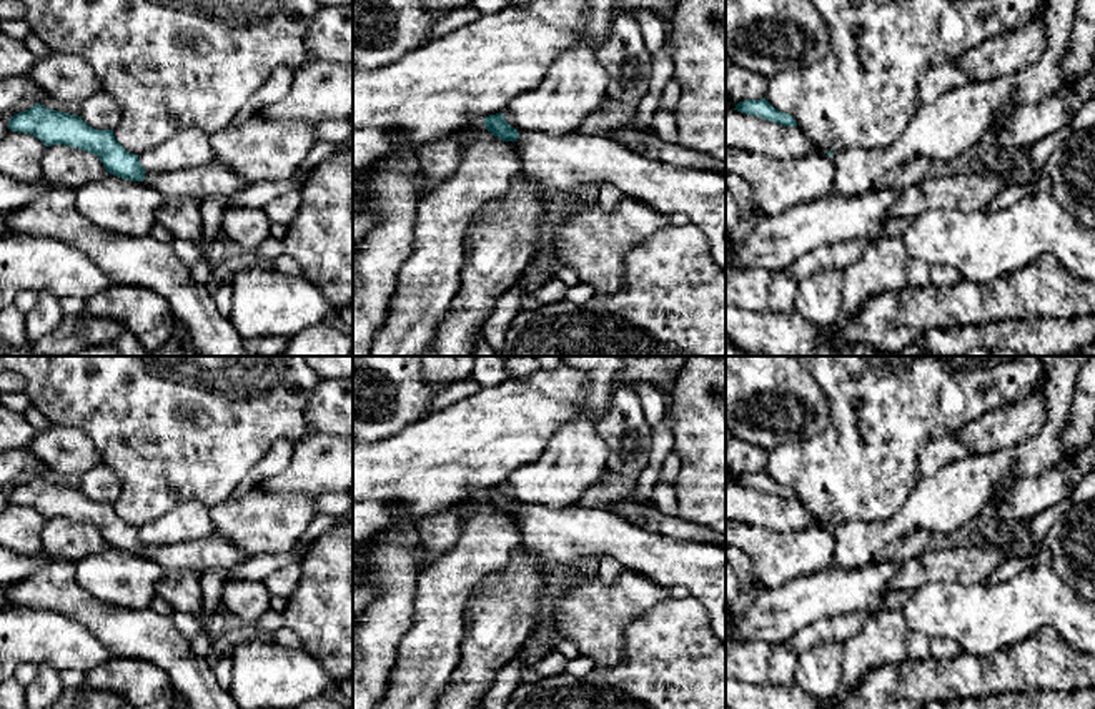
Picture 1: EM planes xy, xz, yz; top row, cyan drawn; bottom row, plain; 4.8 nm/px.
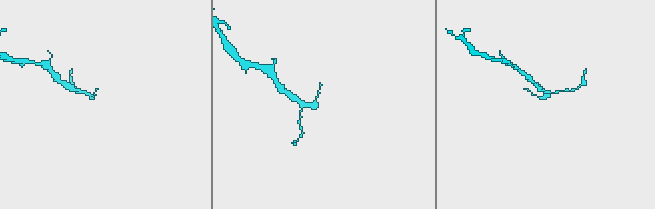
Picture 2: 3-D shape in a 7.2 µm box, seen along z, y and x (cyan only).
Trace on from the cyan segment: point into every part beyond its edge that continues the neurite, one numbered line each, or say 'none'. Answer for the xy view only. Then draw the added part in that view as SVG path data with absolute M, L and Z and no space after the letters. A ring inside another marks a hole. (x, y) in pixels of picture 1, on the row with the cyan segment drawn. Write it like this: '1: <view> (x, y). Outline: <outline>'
1: xy (215, 178). Outline: M221 160L183 170L145 173L143 183L156 190L163 198L195 198L221 196L228 205L233 196L248 186L248 180L238 175Z

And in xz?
1: xz (559, 163). Outline: M519 133L521 175L534 180L549 193L564 193L579 185L614 185L624 196L664 213L682 213L709 240L716 265L726 271L726 176L712 170L679 168L651 160L604 135L543 135Z

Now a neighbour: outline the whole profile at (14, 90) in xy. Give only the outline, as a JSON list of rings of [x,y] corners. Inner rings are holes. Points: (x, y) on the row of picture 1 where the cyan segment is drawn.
[[[28,75],[3,78],[0,80],[0,115],[23,100],[42,105],[47,97],[43,88],[40,88]]]

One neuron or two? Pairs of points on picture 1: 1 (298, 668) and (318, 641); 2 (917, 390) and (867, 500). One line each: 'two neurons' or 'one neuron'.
1: two neurons
2: one neuron

